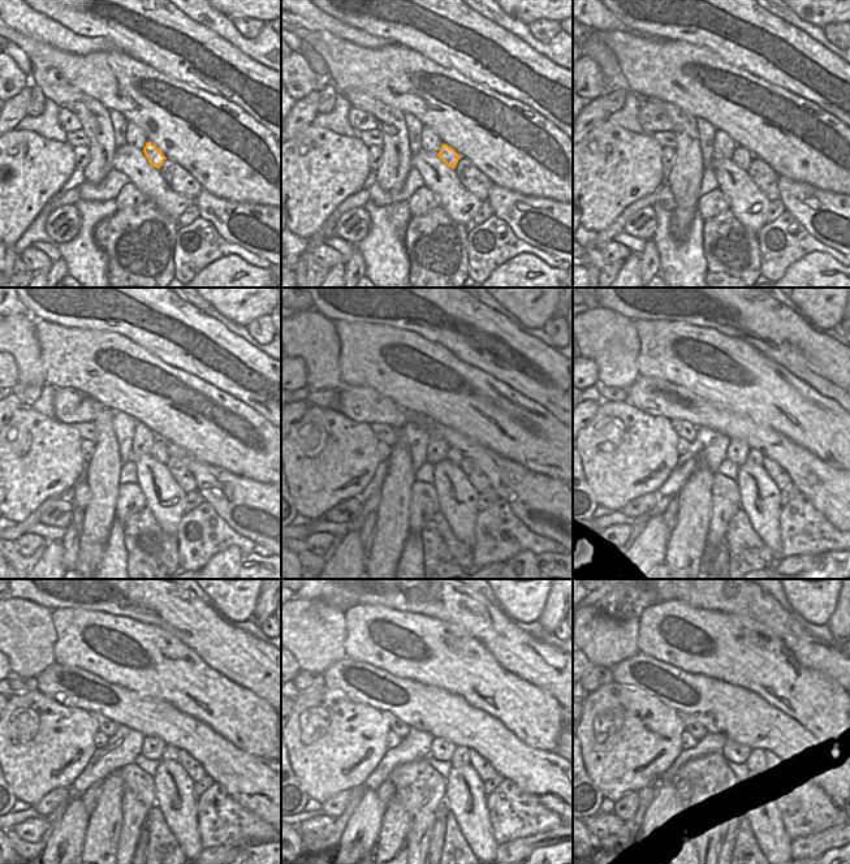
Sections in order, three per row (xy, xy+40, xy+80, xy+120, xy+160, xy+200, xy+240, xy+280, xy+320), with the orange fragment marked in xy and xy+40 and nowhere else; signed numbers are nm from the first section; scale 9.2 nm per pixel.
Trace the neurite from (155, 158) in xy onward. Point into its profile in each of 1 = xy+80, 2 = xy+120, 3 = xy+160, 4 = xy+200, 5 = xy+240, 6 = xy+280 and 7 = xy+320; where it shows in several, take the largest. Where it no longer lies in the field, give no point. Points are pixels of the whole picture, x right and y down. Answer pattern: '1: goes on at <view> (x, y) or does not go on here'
1: goes on at xy+80 (742, 158)
2: goes on at xy+120 (159, 452)
3: goes on at xy+160 (454, 456)
4: goes on at xy+200 (754, 457)
5: goes on at xy+240 (169, 752)
6: goes on at xy+280 (461, 756)
7: goes on at xy+320 (755, 763)

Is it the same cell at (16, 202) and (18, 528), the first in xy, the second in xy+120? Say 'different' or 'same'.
different

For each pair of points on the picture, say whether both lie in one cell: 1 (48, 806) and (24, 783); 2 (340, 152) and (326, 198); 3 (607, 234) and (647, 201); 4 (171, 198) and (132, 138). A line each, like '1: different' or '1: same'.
1: different
2: same
3: same
4: different

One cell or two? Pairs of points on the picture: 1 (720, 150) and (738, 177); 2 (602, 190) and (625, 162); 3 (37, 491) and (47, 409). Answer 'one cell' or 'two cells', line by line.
1: two cells
2: one cell
3: two cells

